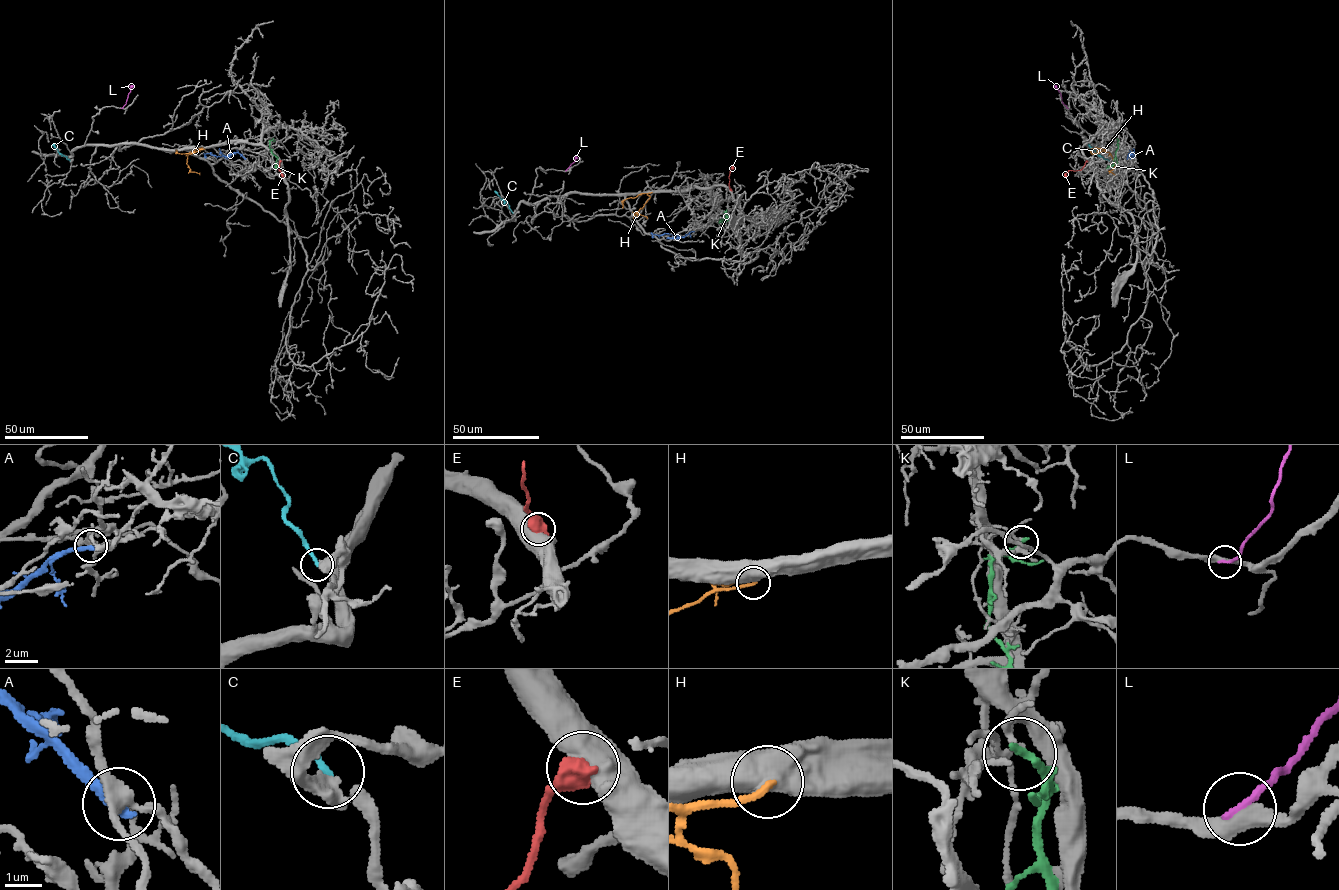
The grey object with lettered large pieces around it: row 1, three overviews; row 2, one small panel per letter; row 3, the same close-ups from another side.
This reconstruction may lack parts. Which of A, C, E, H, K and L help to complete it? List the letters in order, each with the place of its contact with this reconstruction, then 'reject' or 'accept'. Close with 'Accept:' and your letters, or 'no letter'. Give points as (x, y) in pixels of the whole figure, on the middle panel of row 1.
A: (693, 231) | reject
C: (512, 213) | reject
E: (730, 190) | reject
H: (651, 192) | reject
K: (722, 221) | reject
L: (566, 170) | reject
Accept: no letter

